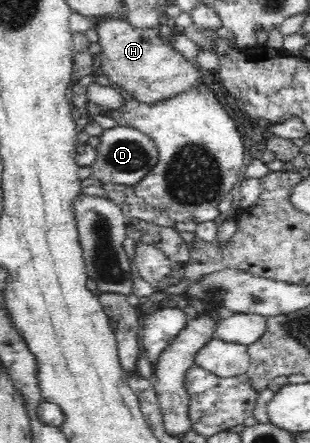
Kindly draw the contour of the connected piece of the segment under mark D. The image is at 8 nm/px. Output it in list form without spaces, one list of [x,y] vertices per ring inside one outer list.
[[[111,124],[104,126],[97,146],[97,159],[91,165],[93,176],[103,184],[114,183],[133,187],[149,175],[158,163],[159,153],[153,139],[133,127]]]

